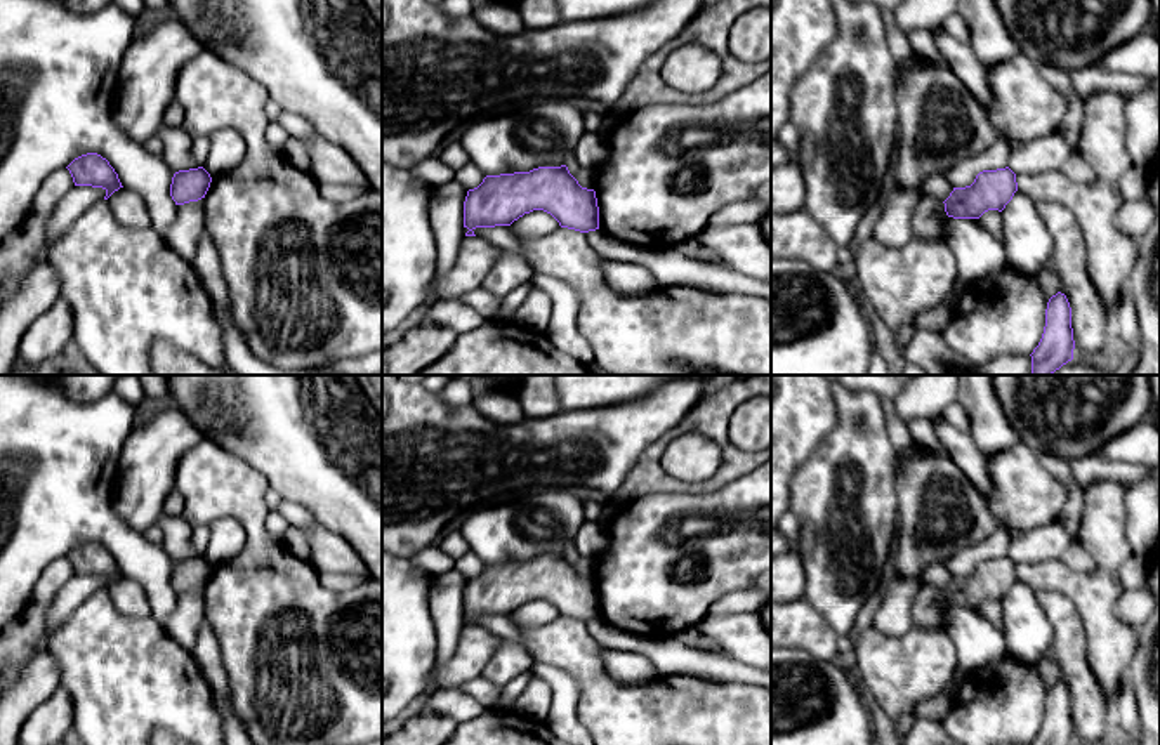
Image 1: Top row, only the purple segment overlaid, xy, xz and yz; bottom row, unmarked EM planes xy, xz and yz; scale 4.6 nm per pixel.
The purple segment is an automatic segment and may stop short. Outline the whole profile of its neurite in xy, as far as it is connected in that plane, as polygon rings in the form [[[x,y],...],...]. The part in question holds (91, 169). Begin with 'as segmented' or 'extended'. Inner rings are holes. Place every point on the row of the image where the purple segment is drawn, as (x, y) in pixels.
as segmented | [[[97,153],[78,156],[66,168],[71,174],[75,186],[102,188],[106,191],[104,200],[123,188],[115,168]]]

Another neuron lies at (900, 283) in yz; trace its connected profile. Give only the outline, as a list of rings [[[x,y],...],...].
[[[913,236],[901,248],[887,248],[875,238],[865,240],[854,254],[849,273],[858,278],[861,293],[893,332],[913,323],[919,313],[950,297],[959,278],[953,252],[945,238],[927,241]]]

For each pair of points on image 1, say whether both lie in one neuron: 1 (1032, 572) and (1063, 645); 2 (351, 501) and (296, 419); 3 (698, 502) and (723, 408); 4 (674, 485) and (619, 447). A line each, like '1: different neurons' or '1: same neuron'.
1: different neurons
2: same neuron
3: different neurons
4: different neurons

